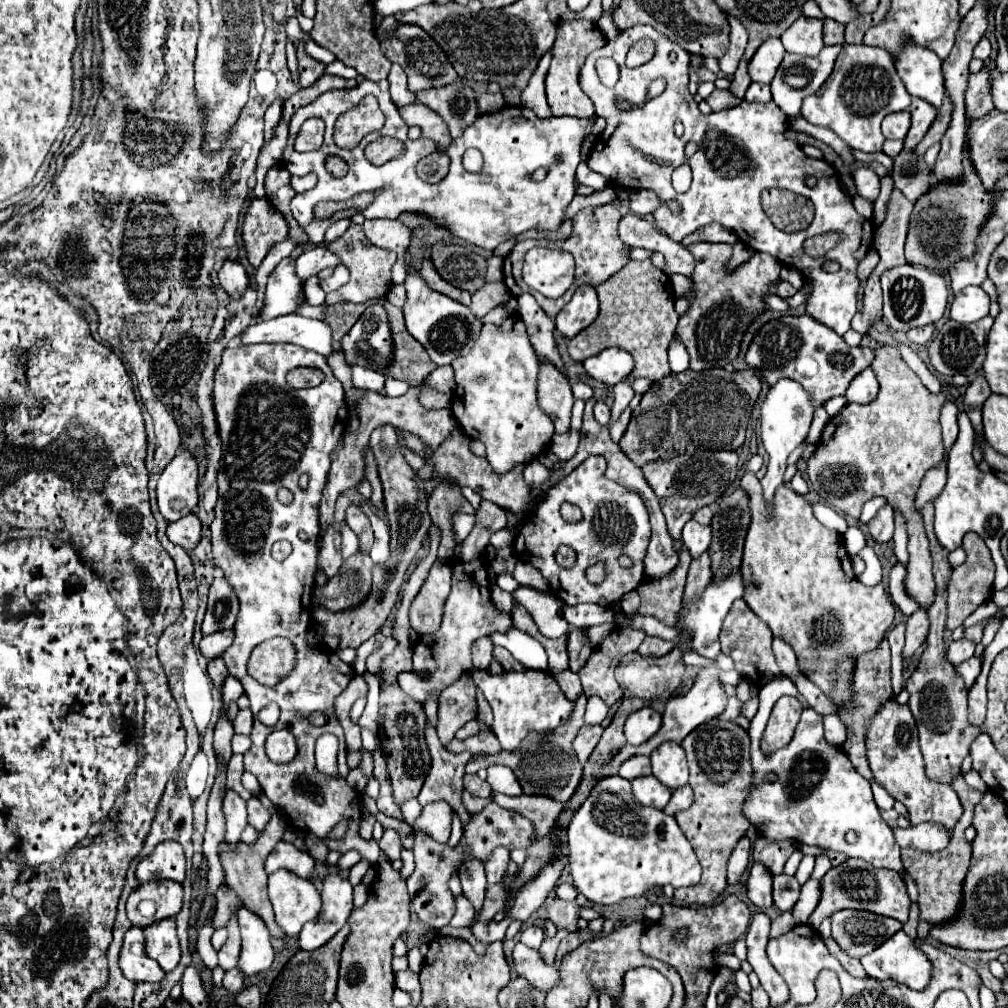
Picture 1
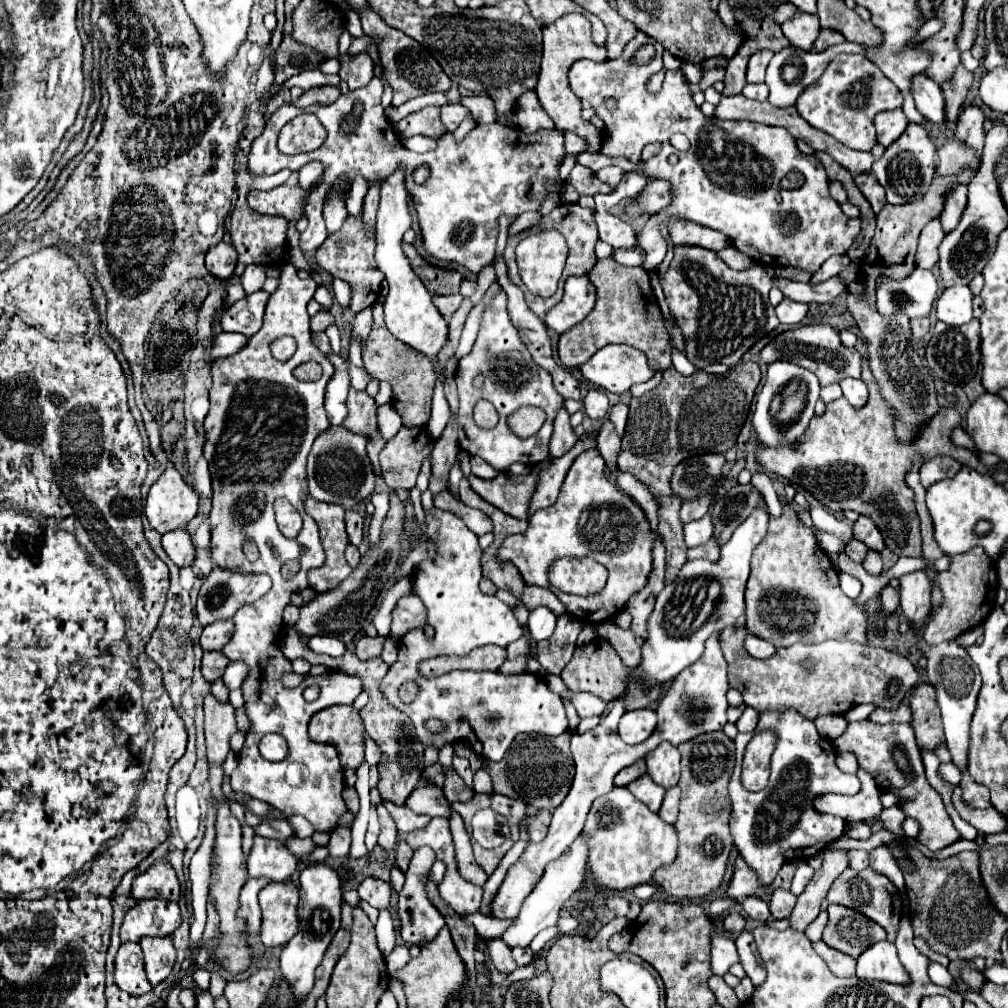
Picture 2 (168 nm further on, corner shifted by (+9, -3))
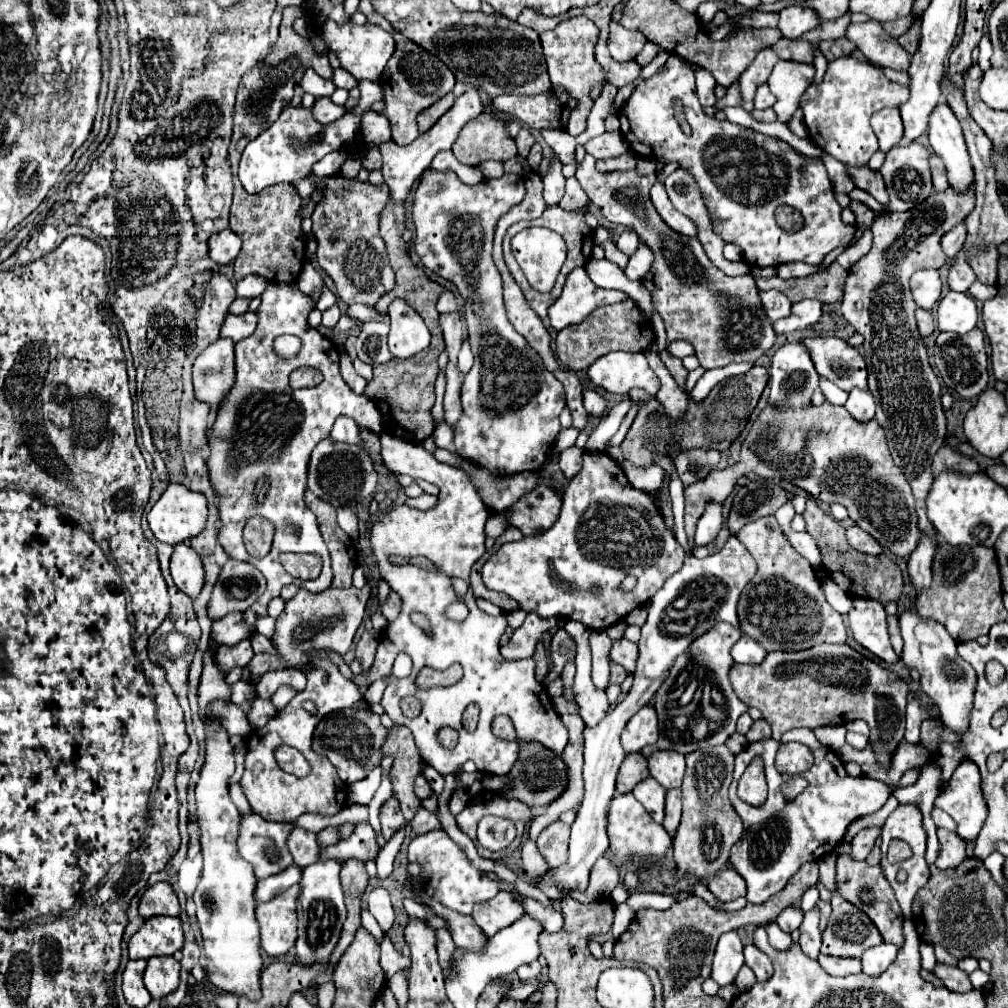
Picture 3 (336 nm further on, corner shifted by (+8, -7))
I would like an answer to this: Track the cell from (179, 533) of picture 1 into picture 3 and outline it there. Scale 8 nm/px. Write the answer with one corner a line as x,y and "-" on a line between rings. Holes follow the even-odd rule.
177,544
171,558
171,578
175,586
189,598
197,598
205,586
205,572
201,558
187,544

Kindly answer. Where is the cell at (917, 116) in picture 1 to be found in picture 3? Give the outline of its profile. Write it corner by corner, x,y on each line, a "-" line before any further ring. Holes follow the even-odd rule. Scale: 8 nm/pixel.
913,142
907,148
895,146
887,152
885,164
881,166
881,174
885,178
887,192
889,192
889,198
891,198
889,210
895,210
895,212
911,210
911,208
919,206
919,202
923,202
933,192
931,172
929,172
929,154
931,152
925,146
921,146
919,142

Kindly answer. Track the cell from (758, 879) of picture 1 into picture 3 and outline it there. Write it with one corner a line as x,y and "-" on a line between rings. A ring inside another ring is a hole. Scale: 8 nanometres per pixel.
775,922
767,924
767,934
769,934
769,944
775,948
775,950
789,950
793,946
793,940
789,934
785,934
783,930
779,930
779,926

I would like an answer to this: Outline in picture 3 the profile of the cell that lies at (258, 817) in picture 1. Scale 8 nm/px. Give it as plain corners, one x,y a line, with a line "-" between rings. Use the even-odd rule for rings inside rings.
297,828
297,830
291,832
287,846
293,854
293,860
303,868
317,862
319,856
321,856
321,846
317,842
317,834
303,830
303,828

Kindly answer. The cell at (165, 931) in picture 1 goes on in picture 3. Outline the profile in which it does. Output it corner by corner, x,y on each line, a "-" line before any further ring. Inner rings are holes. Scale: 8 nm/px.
173,956
147,960
145,986
153,1000
161,1000
179,986
179,962

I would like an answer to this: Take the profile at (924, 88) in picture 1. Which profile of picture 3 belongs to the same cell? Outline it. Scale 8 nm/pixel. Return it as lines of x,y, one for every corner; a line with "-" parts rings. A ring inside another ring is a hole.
939,104
929,118
929,144
945,162
949,186
957,190
957,194
967,194
975,182
975,172
963,140
961,124
947,104

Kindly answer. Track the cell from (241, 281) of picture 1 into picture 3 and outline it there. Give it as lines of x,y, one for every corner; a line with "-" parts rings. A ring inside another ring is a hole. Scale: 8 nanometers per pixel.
231,228
215,232
209,238
209,256
217,264
229,264
229,262
233,262
235,256
239,254
239,250
241,250
241,238

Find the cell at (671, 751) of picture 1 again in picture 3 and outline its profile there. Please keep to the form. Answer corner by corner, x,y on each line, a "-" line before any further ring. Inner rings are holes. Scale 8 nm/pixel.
675,750
653,752
649,756
649,772
663,788
681,788
685,774
685,756

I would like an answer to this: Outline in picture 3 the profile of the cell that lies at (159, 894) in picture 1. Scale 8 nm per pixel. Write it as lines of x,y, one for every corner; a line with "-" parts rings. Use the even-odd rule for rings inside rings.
157,916
145,920
141,930
129,942
131,960
153,958
153,956
171,956
183,948
183,930
181,920
171,916

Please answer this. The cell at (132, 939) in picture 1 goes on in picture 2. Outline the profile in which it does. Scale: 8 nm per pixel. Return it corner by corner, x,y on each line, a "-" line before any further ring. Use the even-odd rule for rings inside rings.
134,942
120,944
120,950
116,954
114,978
116,978
116,984
132,996
140,996
140,994
146,994
148,990
152,990
152,986
146,978
144,958
142,958
142,950
138,944
134,944

